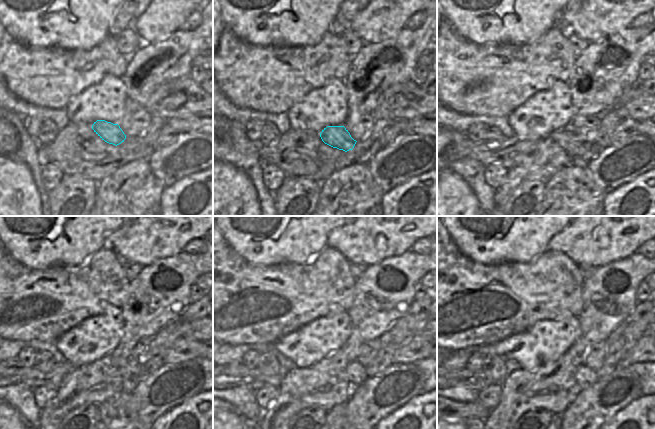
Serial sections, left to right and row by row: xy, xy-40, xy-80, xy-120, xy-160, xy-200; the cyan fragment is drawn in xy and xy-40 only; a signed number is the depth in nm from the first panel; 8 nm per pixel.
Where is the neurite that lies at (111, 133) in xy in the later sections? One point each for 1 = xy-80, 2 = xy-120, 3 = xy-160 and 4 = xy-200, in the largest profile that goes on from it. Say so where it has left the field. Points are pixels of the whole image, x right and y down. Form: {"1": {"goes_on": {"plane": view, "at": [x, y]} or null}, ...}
{"1": {"goes_on": {"plane": "xy-80", "at": [566, 138]}}, "2": {"goes_on": {"plane": "xy-120", "at": [130, 370]}}, "3": {"goes_on": {"plane": "xy-160", "at": [356, 373]}}, "4": {"goes_on": {"plane": "xy-200", "at": [585, 377]}}}

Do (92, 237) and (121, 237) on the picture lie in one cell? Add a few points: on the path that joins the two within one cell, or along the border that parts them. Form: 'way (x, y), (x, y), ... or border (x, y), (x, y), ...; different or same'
border (121, 226), (108, 235), (105, 245); different

